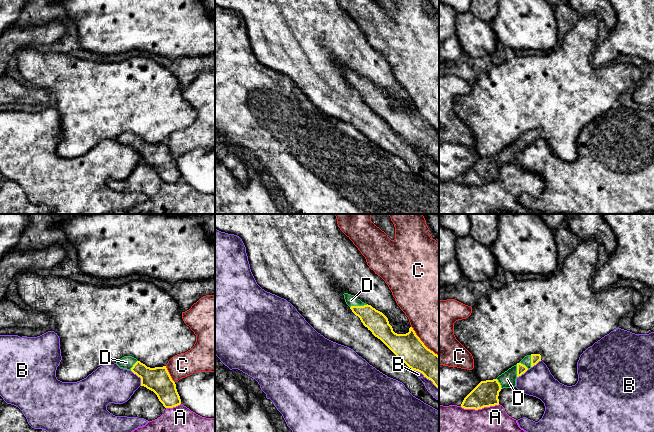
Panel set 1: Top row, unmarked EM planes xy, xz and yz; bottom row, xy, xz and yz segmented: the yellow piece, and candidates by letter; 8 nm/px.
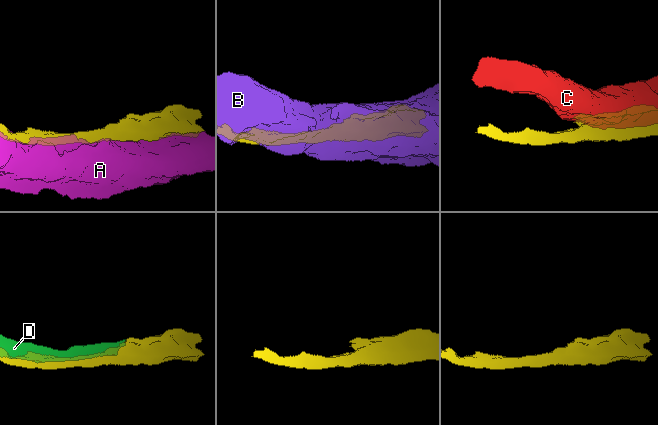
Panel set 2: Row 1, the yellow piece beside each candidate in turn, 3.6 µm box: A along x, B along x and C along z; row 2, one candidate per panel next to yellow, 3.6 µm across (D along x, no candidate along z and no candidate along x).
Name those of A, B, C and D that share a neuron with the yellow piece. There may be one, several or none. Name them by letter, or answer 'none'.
D

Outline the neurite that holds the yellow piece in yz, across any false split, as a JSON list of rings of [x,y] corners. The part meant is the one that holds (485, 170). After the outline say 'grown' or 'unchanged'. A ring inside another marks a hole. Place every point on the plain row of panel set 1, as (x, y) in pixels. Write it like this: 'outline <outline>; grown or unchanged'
outline [[[540,130],[525,132],[519,139],[509,144],[496,155],[481,157],[463,176],[464,185],[482,185],[499,181],[499,168],[503,164],[516,162],[516,155],[541,137]]]; grown

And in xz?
outline [[[348,69],[343,71],[352,88],[375,113],[380,115],[409,144],[422,149],[439,164],[439,132],[424,121],[412,103],[406,110],[397,110],[382,88],[354,71]]]; grown

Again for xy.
outline [[[124,132],[116,140],[140,153],[141,162],[153,167],[165,184],[173,184],[181,180],[176,160],[166,142],[150,144],[132,132]]]; grown

